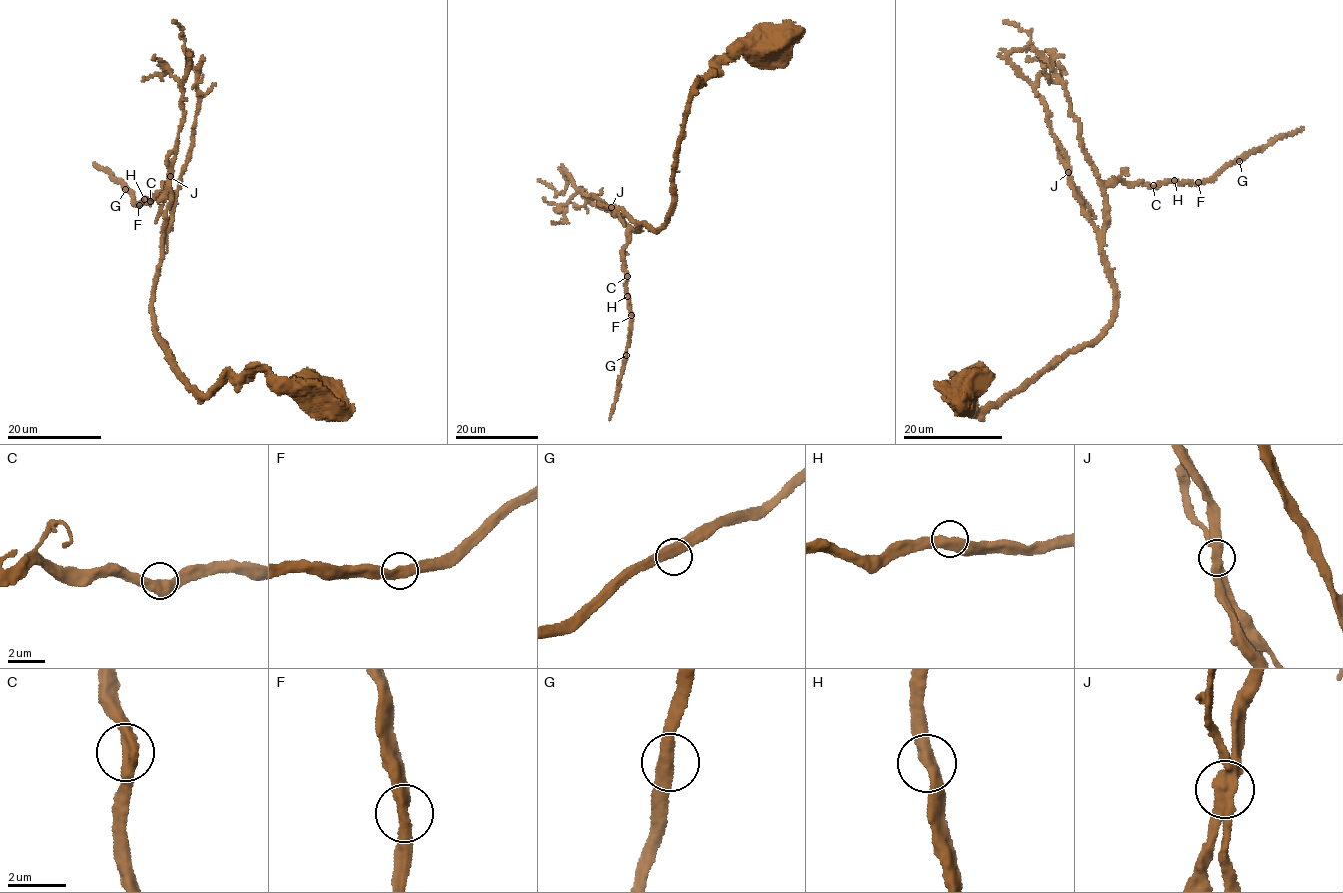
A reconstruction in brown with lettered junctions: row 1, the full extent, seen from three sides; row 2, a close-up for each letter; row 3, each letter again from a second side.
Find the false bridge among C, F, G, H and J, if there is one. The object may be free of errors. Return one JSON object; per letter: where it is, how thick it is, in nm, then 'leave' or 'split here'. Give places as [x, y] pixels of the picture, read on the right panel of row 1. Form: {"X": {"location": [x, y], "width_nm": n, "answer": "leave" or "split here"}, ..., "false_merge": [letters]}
{"C": {"location": [1153, 185], "width_nm": 480, "answer": "leave"}, "F": {"location": [1198, 182], "width_nm": 440, "answer": "leave"}, "G": {"location": [1239, 161], "width_nm": 480, "answer": "leave"}, "H": {"location": [1174, 180], "width_nm": 440, "answer": "leave"}, "J": {"location": [1068, 172], "width_nm": 480, "answer": "split here"}, "false_merge": ["J"]}

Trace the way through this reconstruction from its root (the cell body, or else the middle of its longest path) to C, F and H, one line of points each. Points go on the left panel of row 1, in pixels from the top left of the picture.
C: (307, 390), (278, 390), (264, 370), (190, 391), (152, 313), (174, 201), (150, 201)
F: (307, 390), (278, 390), (264, 370), (190, 391), (152, 313), (174, 201), (157, 193), (139, 205)
H: (307, 390), (278, 390), (264, 370), (227, 377), (207, 394), (190, 391), (152, 313), (174, 201), (144, 199)

